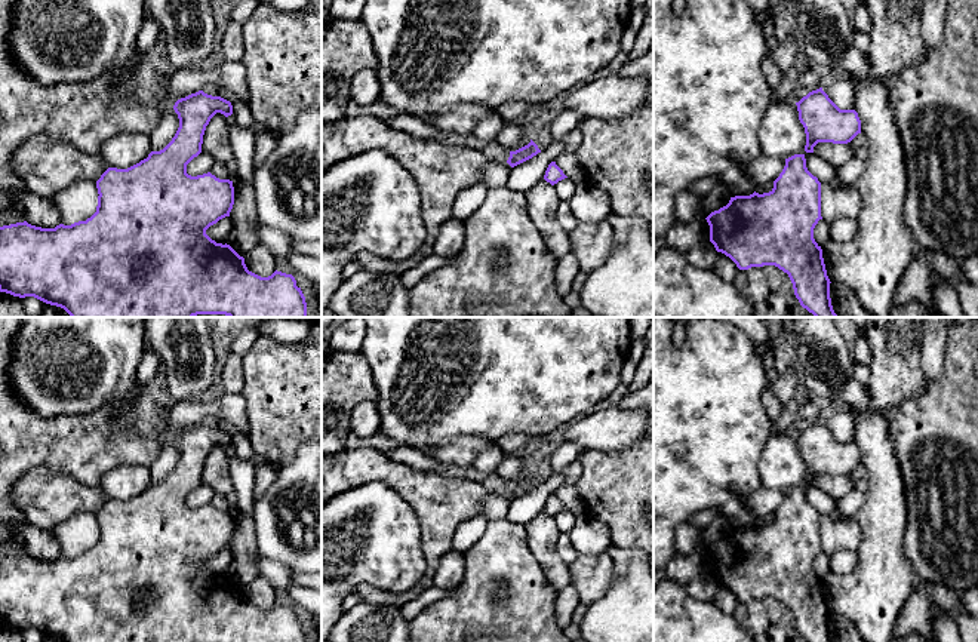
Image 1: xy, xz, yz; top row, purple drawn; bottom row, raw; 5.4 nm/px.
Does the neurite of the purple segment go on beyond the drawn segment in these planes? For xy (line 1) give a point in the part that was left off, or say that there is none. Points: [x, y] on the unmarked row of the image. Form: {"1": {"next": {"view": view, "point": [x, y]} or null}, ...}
{"1": {"next": null}}

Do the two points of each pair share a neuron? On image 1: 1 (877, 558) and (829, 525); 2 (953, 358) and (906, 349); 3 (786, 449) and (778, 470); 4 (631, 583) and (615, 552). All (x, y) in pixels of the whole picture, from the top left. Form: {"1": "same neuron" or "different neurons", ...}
{"1": "different neurons", "2": "different neurons", "3": "same neuron", "4": "same neuron"}

